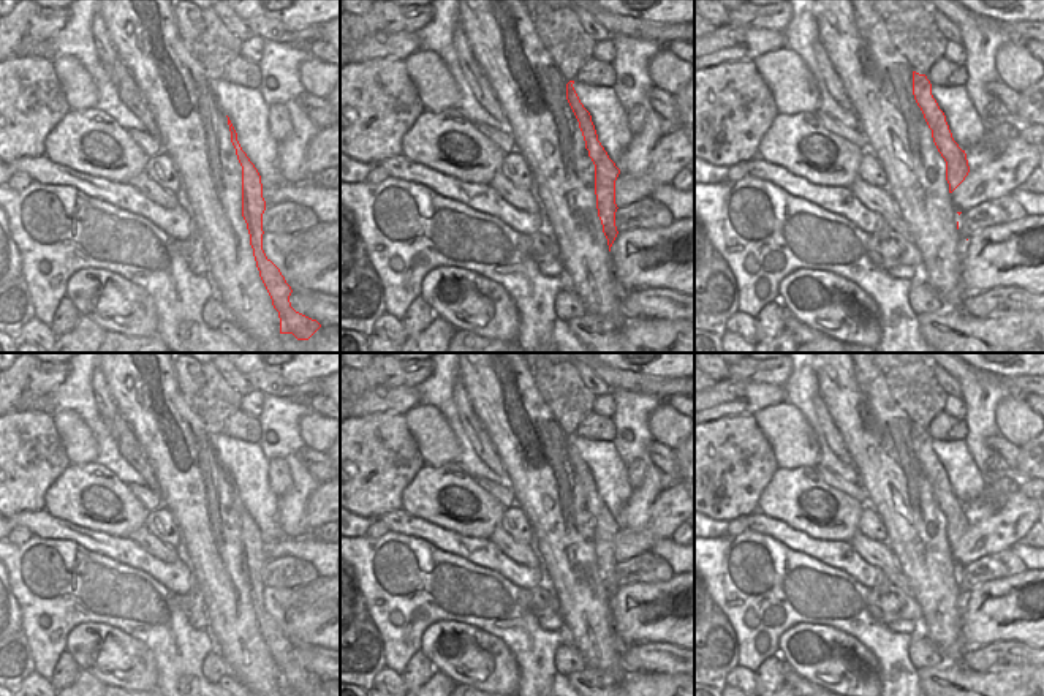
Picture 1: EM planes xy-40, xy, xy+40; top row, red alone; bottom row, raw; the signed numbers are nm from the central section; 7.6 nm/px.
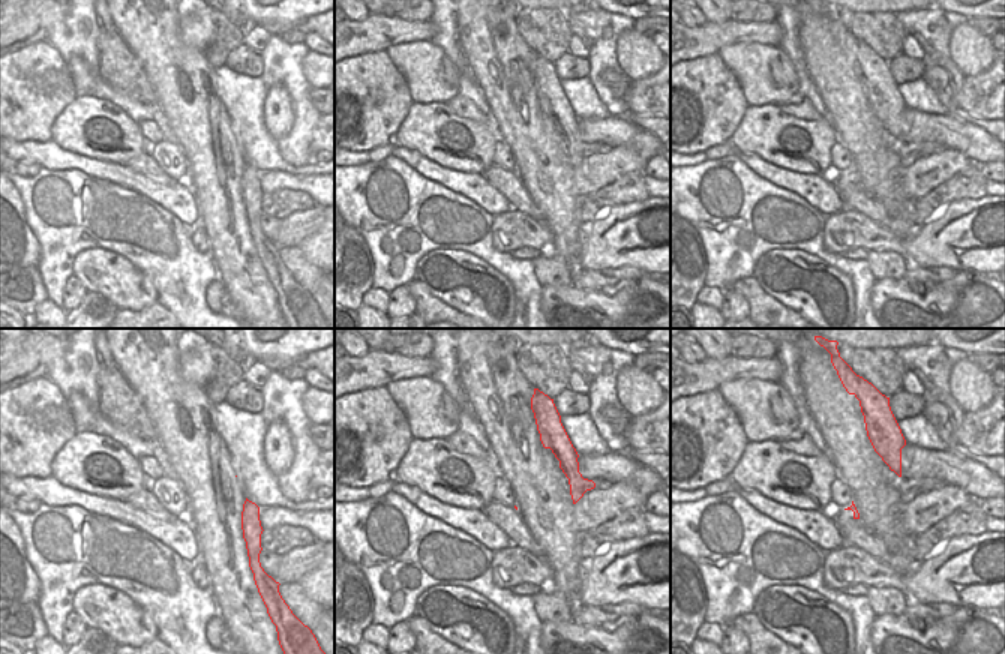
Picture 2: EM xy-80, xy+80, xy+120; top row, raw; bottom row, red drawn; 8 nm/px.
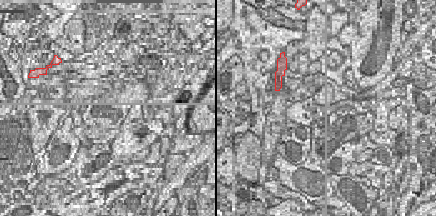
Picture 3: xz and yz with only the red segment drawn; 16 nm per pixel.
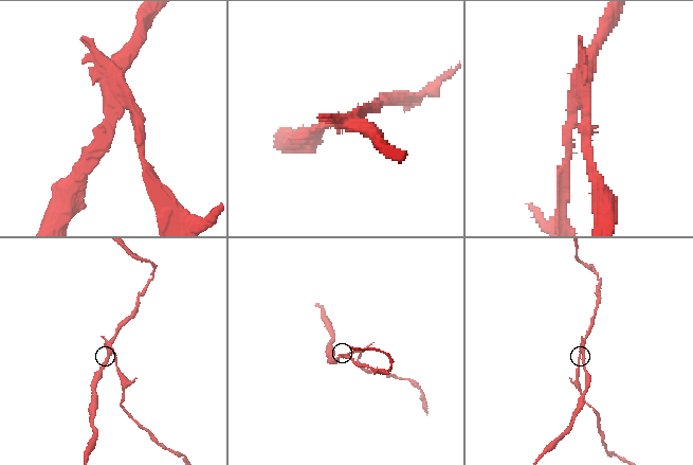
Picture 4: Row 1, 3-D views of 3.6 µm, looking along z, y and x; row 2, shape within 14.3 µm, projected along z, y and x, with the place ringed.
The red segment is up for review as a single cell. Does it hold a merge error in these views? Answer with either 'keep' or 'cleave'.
cleave

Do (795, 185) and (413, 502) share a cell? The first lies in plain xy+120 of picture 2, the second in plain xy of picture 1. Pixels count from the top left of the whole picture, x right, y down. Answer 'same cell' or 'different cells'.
different cells

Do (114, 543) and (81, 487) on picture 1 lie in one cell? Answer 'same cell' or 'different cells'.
different cells

